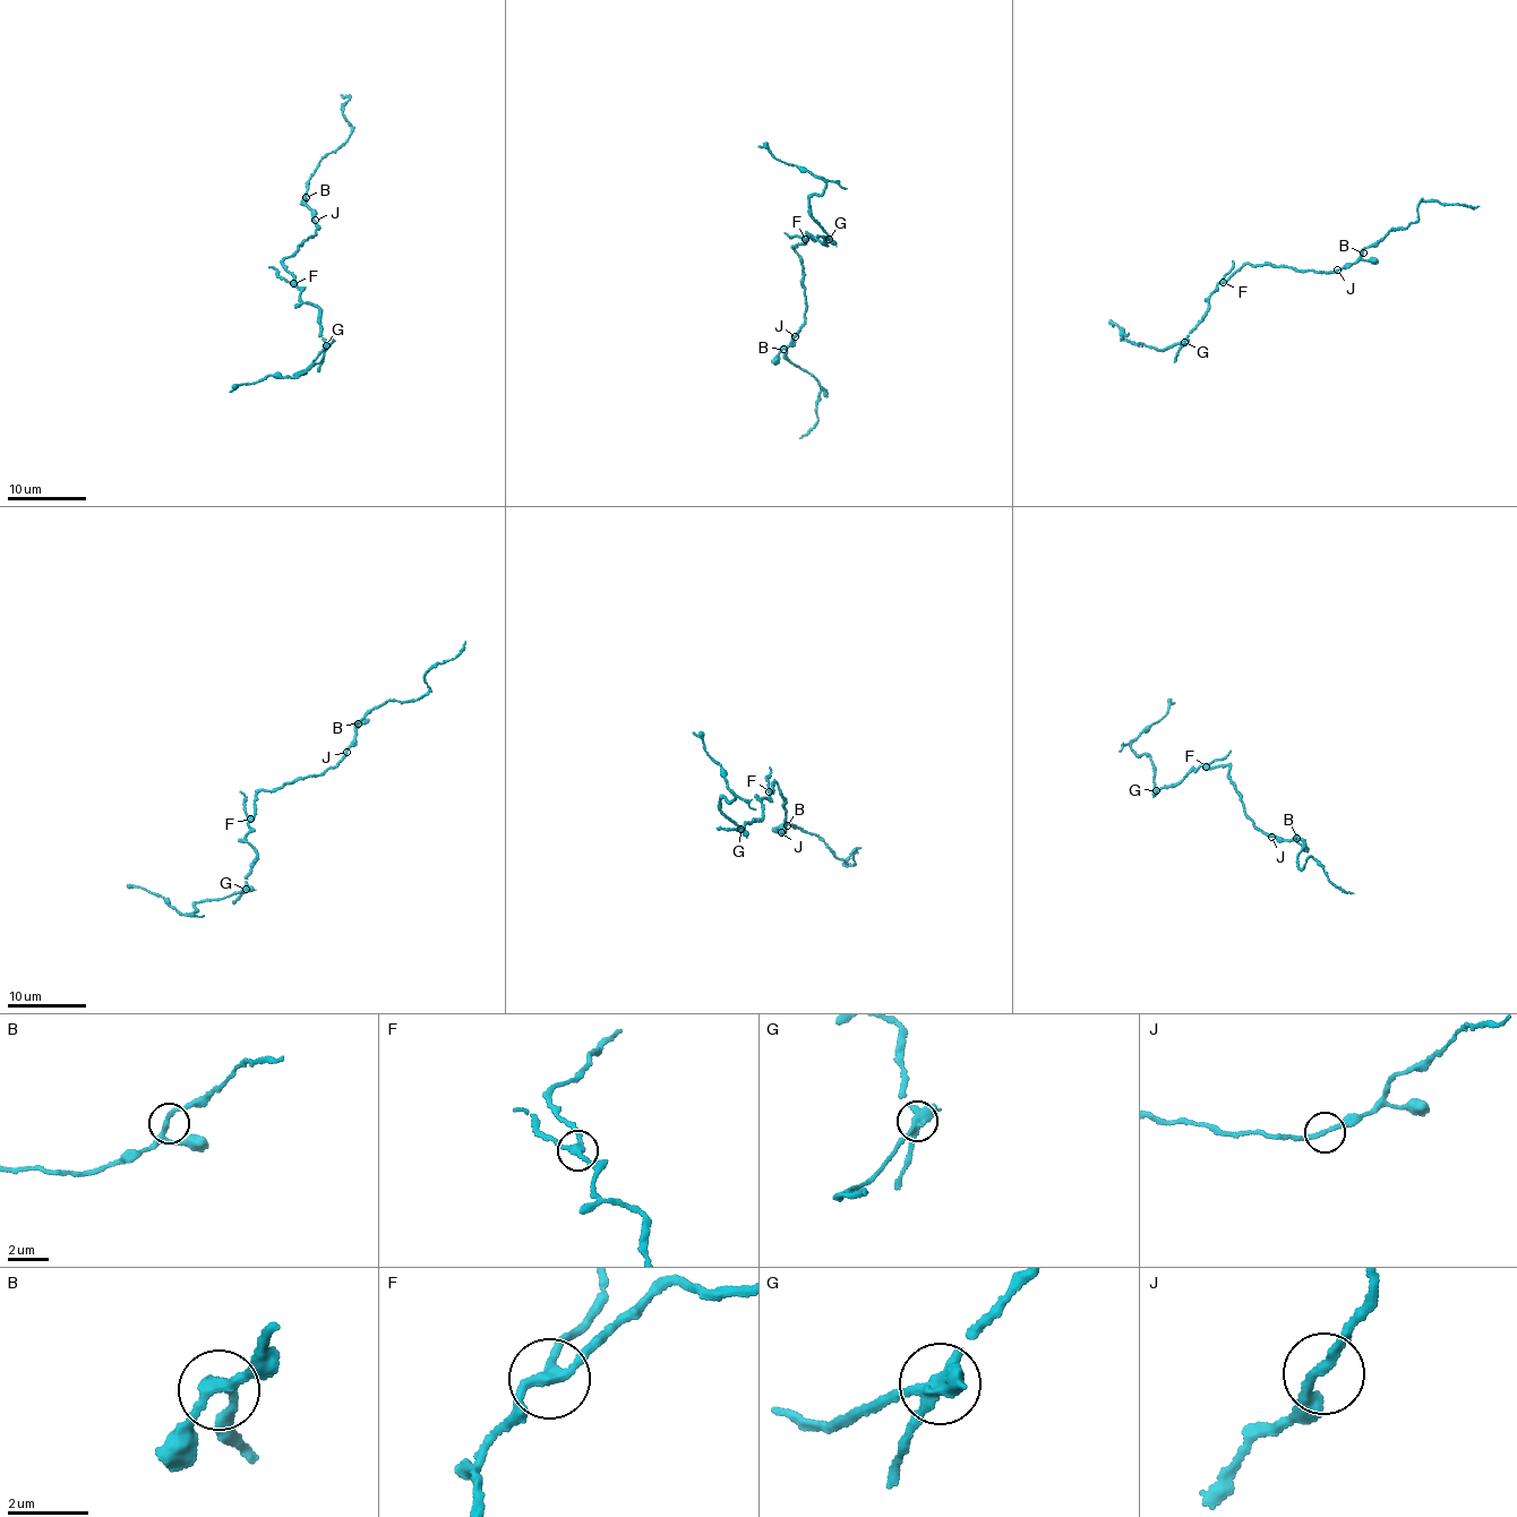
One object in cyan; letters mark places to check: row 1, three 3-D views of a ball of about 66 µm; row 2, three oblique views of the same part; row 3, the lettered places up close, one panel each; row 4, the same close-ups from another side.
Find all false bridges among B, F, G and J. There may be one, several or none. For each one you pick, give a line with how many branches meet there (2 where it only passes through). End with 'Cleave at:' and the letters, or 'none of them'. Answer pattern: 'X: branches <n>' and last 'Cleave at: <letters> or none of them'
G: branches 3
Cleave at: G

